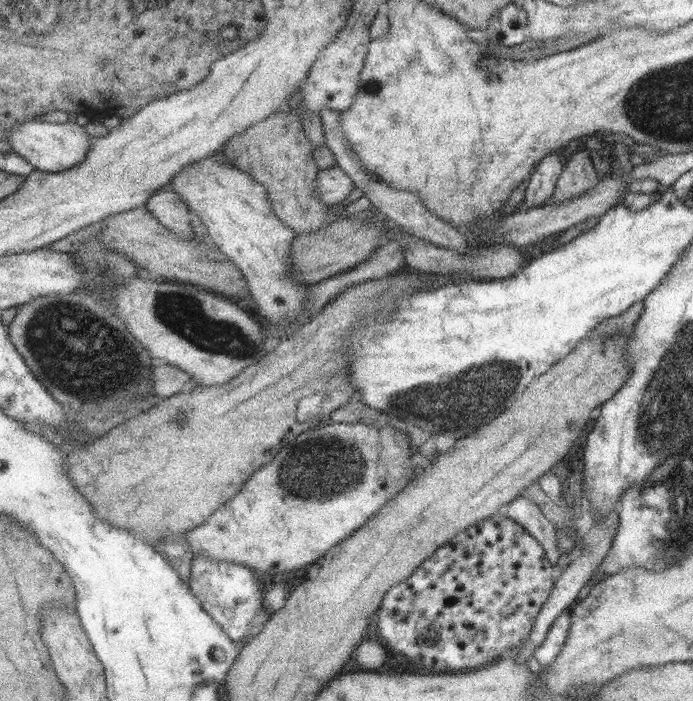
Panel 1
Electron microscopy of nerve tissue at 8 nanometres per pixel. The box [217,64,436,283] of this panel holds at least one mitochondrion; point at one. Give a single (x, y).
(373, 86)

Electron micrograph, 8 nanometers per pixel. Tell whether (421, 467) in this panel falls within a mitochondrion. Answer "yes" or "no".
no

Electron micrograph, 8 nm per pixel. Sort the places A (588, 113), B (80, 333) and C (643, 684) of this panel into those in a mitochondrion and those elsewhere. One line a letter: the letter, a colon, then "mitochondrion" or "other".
A: other
B: mitochondrion
C: other

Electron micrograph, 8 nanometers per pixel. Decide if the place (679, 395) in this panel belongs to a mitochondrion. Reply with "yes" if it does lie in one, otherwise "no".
yes

